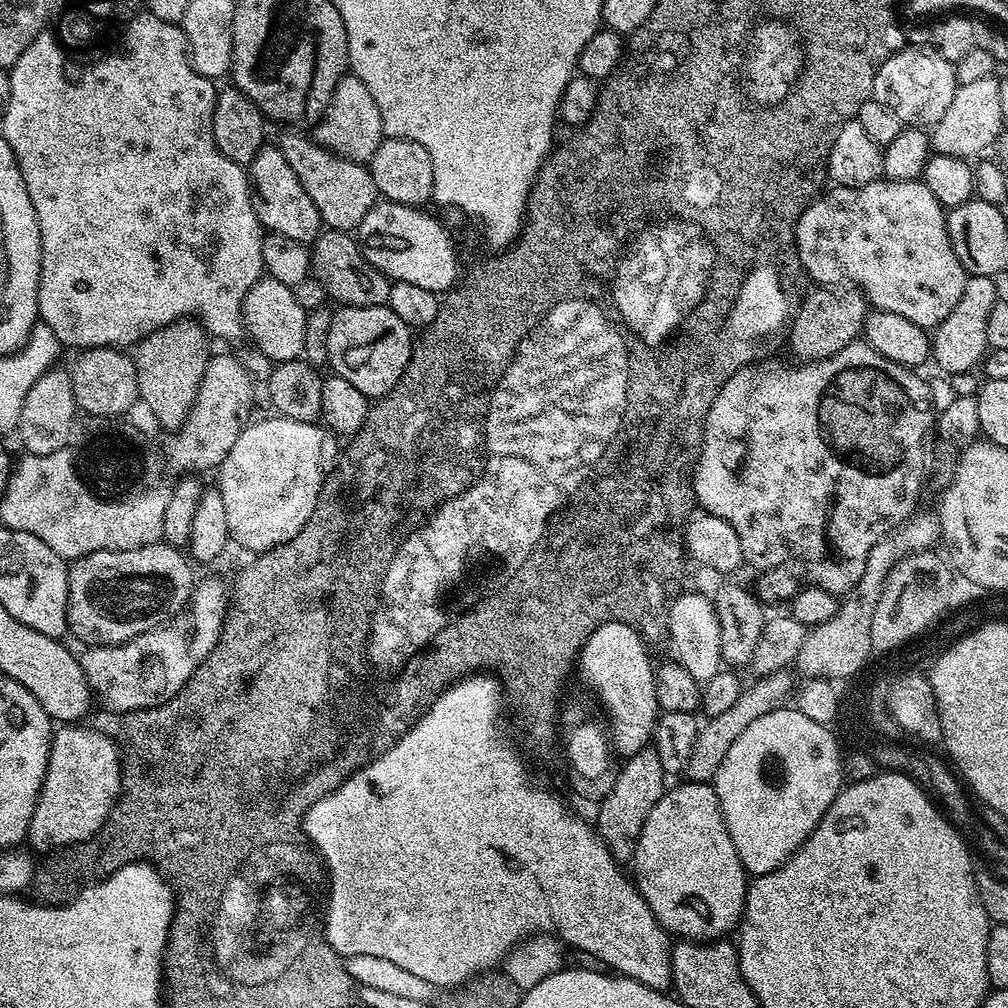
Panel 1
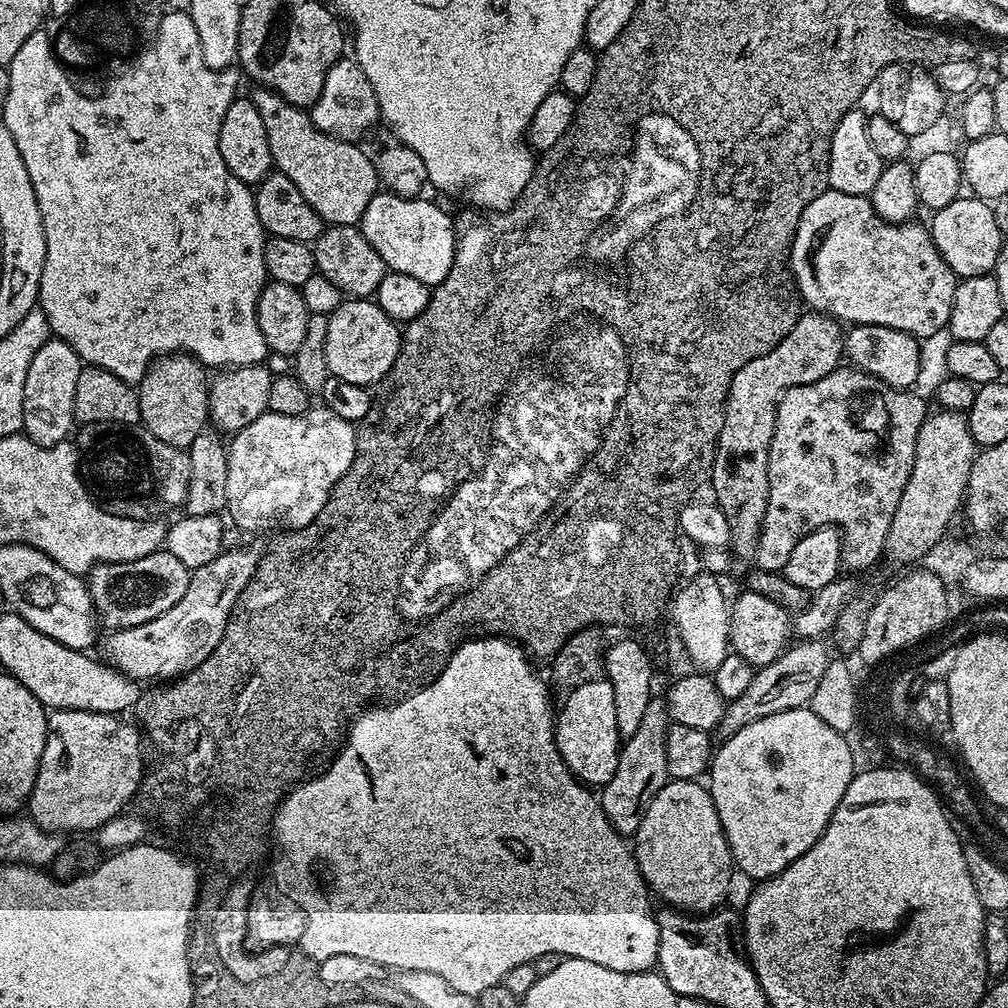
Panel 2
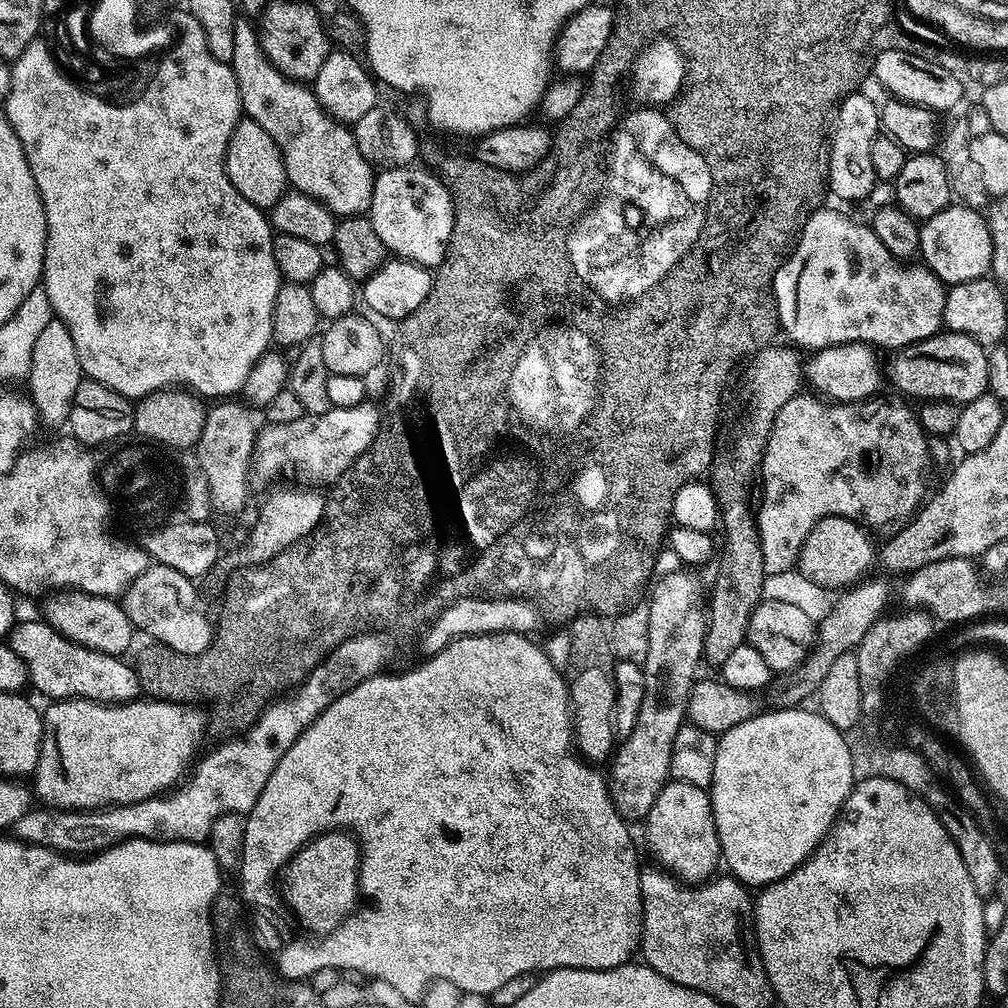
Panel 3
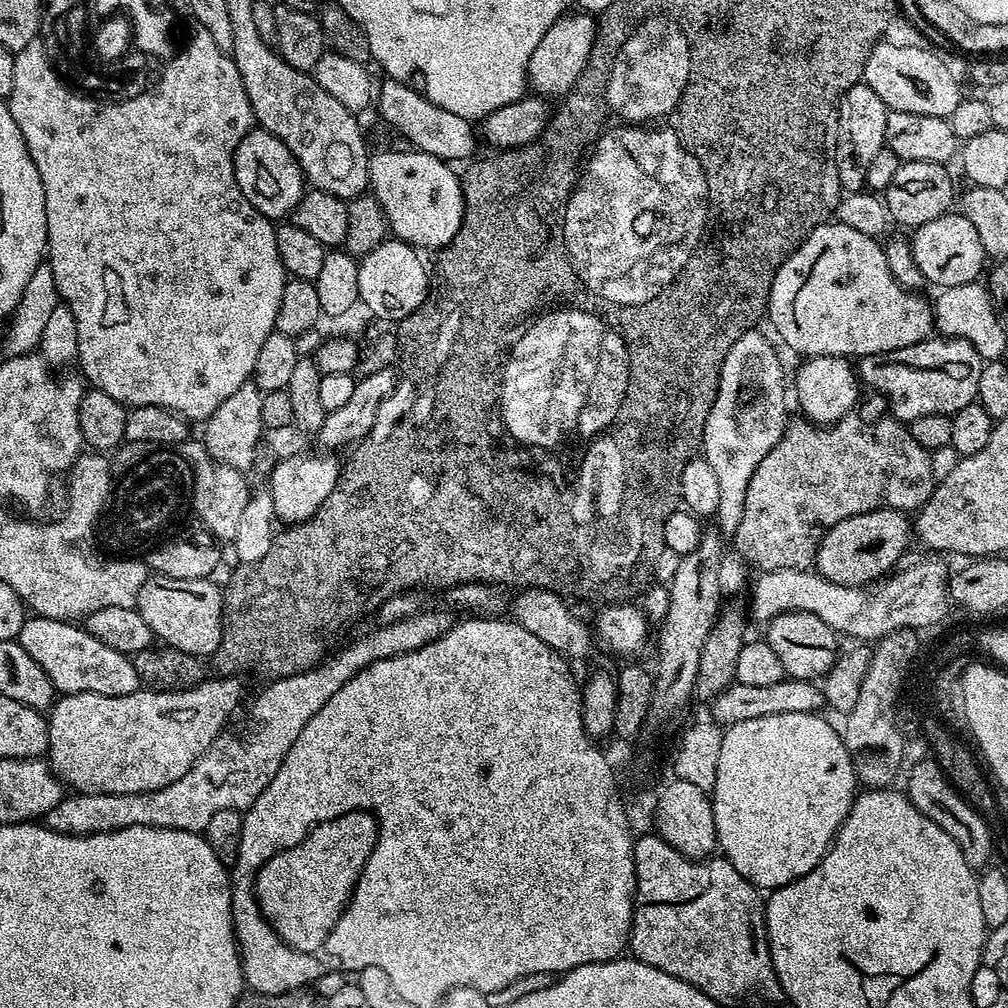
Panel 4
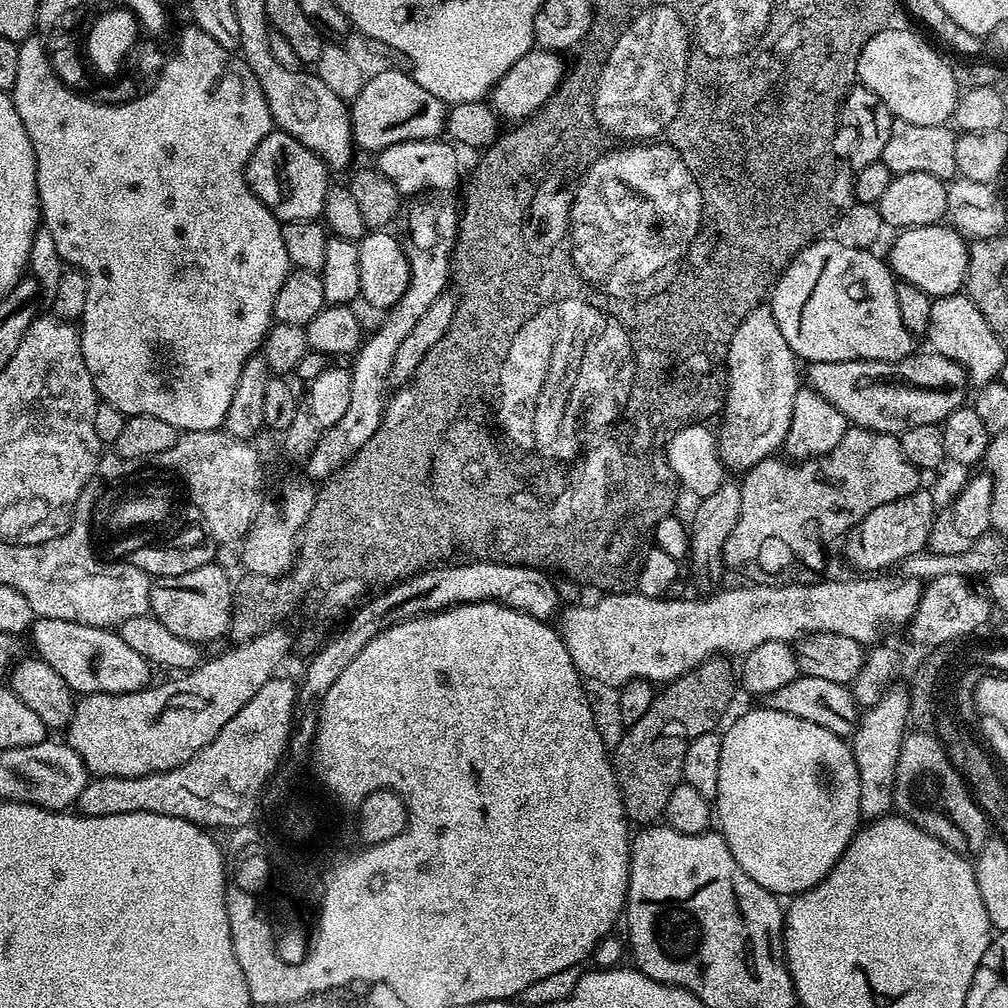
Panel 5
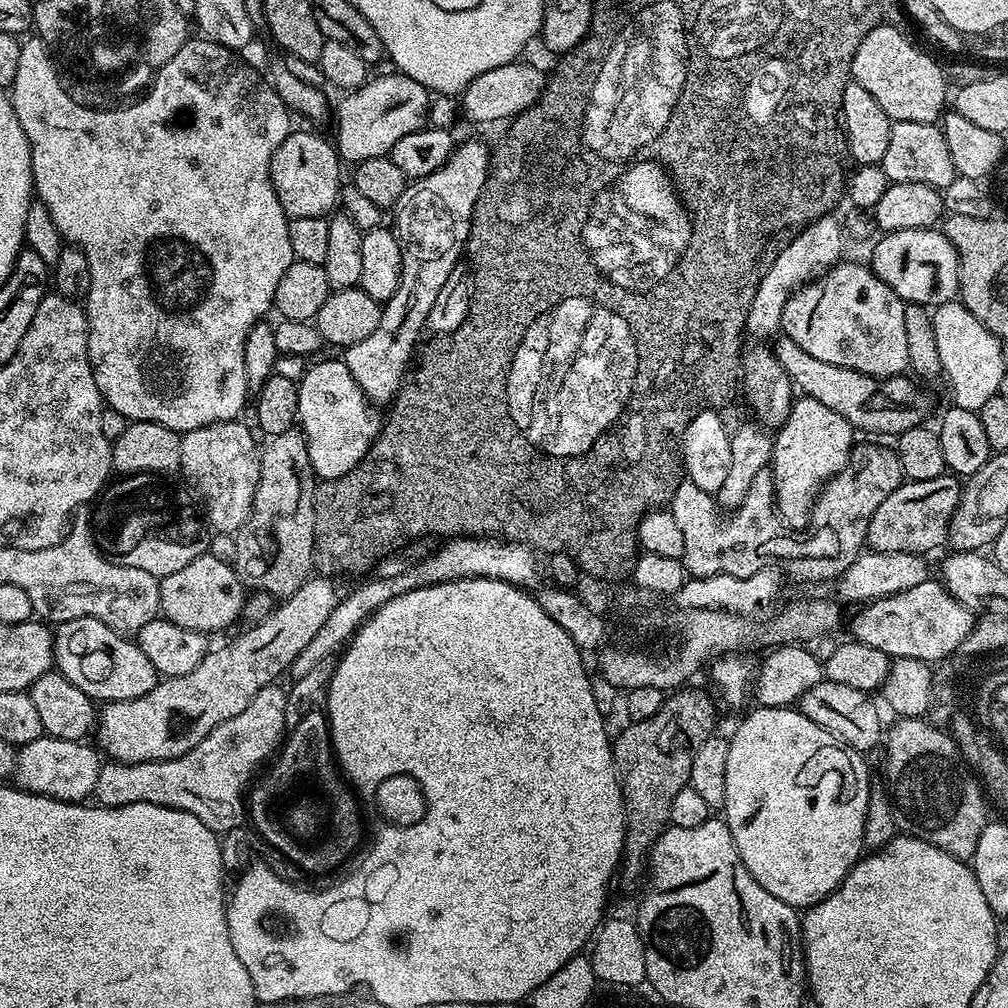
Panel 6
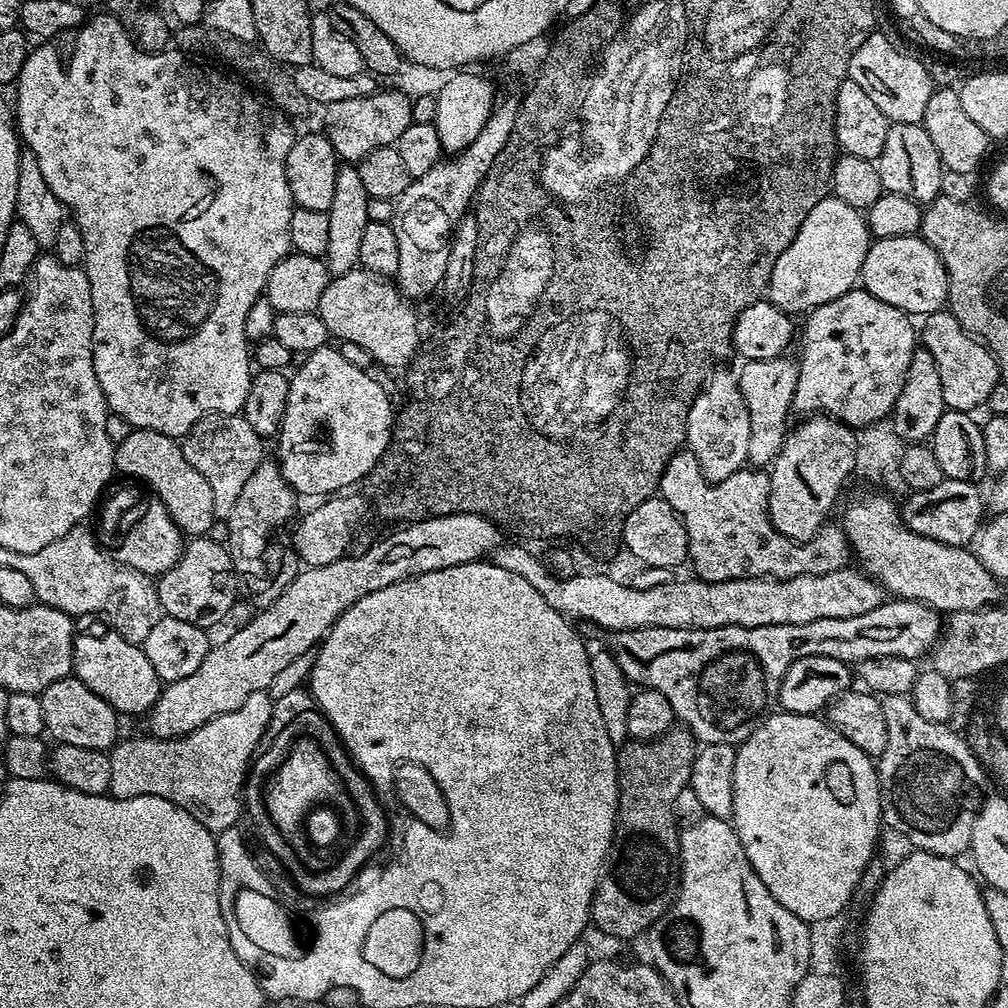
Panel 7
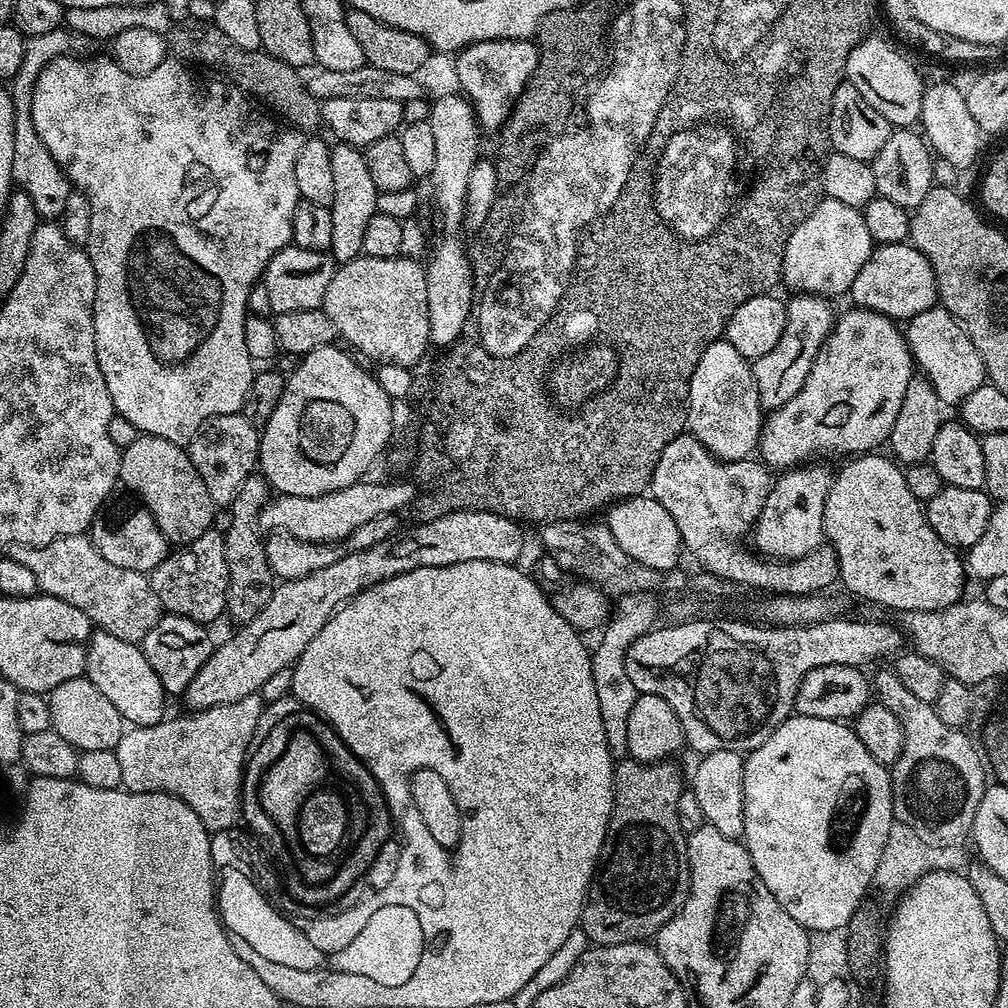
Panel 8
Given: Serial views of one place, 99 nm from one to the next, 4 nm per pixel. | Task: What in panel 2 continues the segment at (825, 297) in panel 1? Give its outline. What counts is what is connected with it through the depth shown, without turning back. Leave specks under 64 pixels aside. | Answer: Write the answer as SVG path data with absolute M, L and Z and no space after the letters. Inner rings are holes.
M809 311L801 315L800 320L786 334L786 338L777 340L775 346L766 354L746 362L738 374L730 382L728 401L724 404L724 421L722 430L718 434L716 443L716 457L712 463L710 473L710 485L714 495L714 503L726 514L726 523L730 526L730 552L733 557L751 561L756 554L756 547L760 541L762 522L766 518L766 506L770 494L770 482L768 481L768 459L770 458L770 442L774 438L774 426L776 425L776 408L785 392L794 386L813 384L826 374L836 371L841 367L844 356L845 329L841 321L835 320L833 316L826 316L823 312Z

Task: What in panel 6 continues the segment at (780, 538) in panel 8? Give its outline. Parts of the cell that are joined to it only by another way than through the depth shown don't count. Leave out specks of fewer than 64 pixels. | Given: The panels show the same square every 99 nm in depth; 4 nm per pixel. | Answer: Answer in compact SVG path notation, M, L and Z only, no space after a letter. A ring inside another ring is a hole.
M800 398L779 425L772 445L770 471L774 485L774 508L789 524L807 525L813 504L825 483L847 466L854 451L854 429L842 414L834 414L822 402Z

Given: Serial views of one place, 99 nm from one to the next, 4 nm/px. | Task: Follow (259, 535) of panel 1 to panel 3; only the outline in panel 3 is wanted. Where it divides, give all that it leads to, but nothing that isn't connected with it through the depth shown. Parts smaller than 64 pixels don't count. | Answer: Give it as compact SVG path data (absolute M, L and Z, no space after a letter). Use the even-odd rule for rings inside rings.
M365 402L353 408L330 407L325 413L306 414L298 418L298 422L268 424L259 429L255 440L250 463L251 475L260 480L276 480L279 476L285 476L288 480L297 480L300 483L297 485L307 486L312 490L319 489L319 484L331 486L371 446L372 441L377 439L378 430L379 410L372 402Z

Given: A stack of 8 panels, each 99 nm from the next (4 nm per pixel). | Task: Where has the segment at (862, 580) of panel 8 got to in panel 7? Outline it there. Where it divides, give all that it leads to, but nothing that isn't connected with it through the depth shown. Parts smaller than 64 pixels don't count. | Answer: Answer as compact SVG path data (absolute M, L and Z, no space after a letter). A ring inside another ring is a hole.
M860 496L848 504L842 529L859 567L879 580L893 597L929 604L941 614L975 612L991 605L998 580L975 551L946 546L929 536L914 534L900 518L897 501L888 496Z

